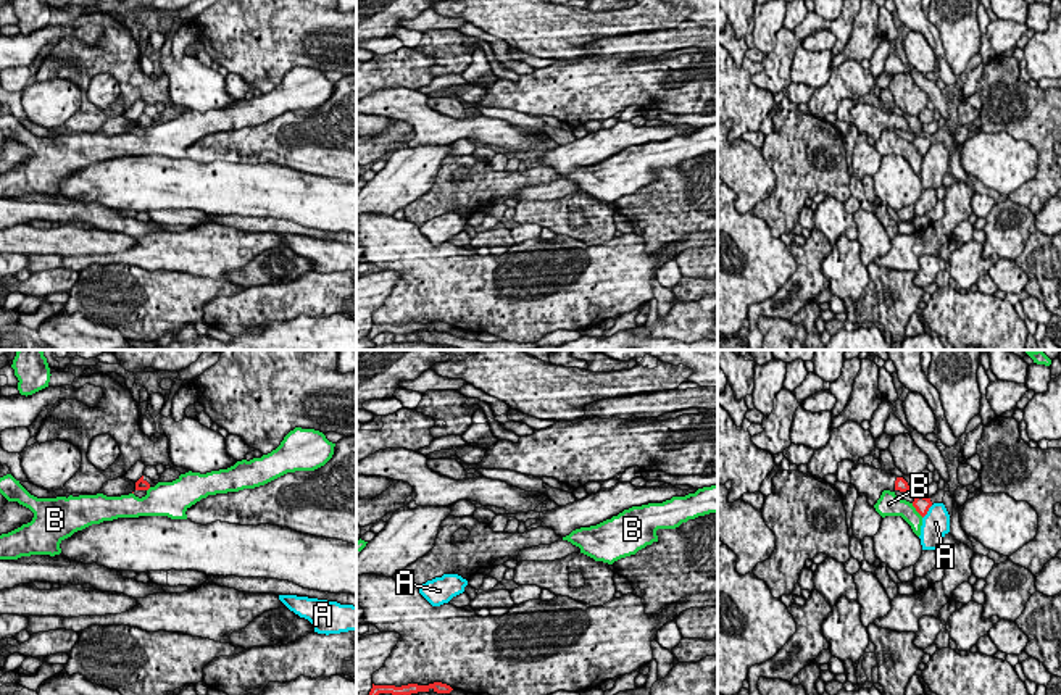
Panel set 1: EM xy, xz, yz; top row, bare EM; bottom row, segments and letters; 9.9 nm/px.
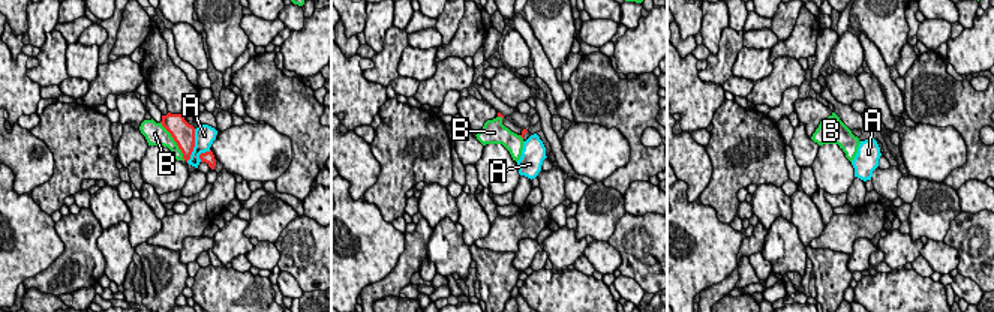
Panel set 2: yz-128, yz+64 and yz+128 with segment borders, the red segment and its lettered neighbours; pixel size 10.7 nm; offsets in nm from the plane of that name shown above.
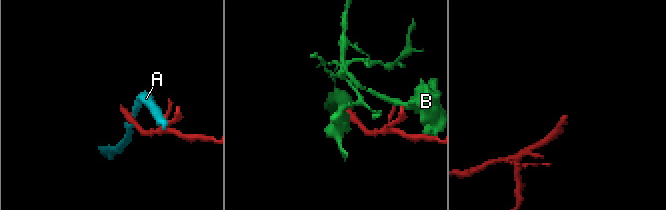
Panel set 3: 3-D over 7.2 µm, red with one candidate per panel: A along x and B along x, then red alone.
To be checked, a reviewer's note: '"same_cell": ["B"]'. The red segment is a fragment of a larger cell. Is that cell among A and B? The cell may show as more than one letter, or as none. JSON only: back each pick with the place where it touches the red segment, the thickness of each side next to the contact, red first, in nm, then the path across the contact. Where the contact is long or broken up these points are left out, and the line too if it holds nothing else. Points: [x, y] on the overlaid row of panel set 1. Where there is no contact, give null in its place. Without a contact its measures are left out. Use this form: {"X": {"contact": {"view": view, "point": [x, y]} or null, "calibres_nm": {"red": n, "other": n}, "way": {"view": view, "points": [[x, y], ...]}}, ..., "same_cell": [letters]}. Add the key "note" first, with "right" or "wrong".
{"note": "wrong", "same_cell": []}

